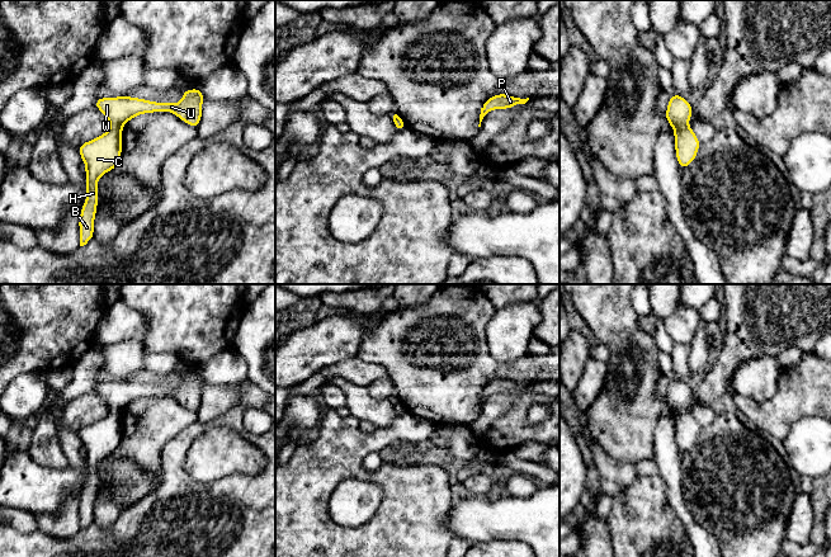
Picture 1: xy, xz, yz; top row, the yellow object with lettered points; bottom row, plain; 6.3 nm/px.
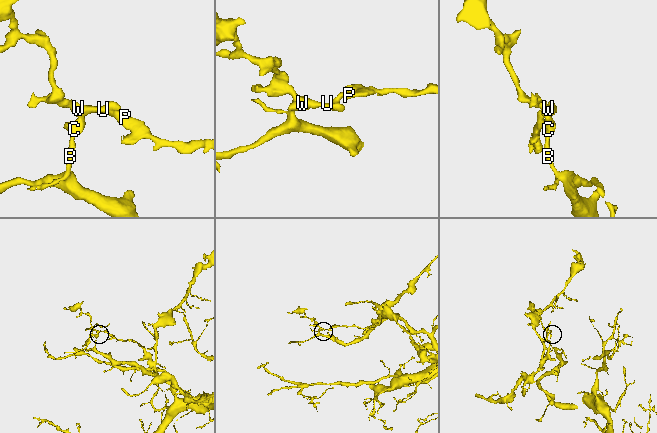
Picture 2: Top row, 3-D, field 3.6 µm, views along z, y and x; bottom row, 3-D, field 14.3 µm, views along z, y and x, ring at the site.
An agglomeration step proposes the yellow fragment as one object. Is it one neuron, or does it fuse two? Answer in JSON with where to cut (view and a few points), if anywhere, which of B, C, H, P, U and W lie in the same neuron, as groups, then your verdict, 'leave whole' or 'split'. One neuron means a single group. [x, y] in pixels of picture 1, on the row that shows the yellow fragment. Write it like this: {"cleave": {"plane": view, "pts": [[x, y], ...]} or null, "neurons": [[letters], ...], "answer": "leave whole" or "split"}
{"cleave": {"plane": "yz", "pts": [[687, 124], [675, 130]]}, "neurons": [["B", "C", "H"], ["P", "U", "W"]], "answer": "split"}

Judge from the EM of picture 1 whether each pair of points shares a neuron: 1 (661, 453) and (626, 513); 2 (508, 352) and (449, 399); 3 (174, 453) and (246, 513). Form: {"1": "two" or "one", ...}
{"1": "two", "2": "two", "3": "one"}

